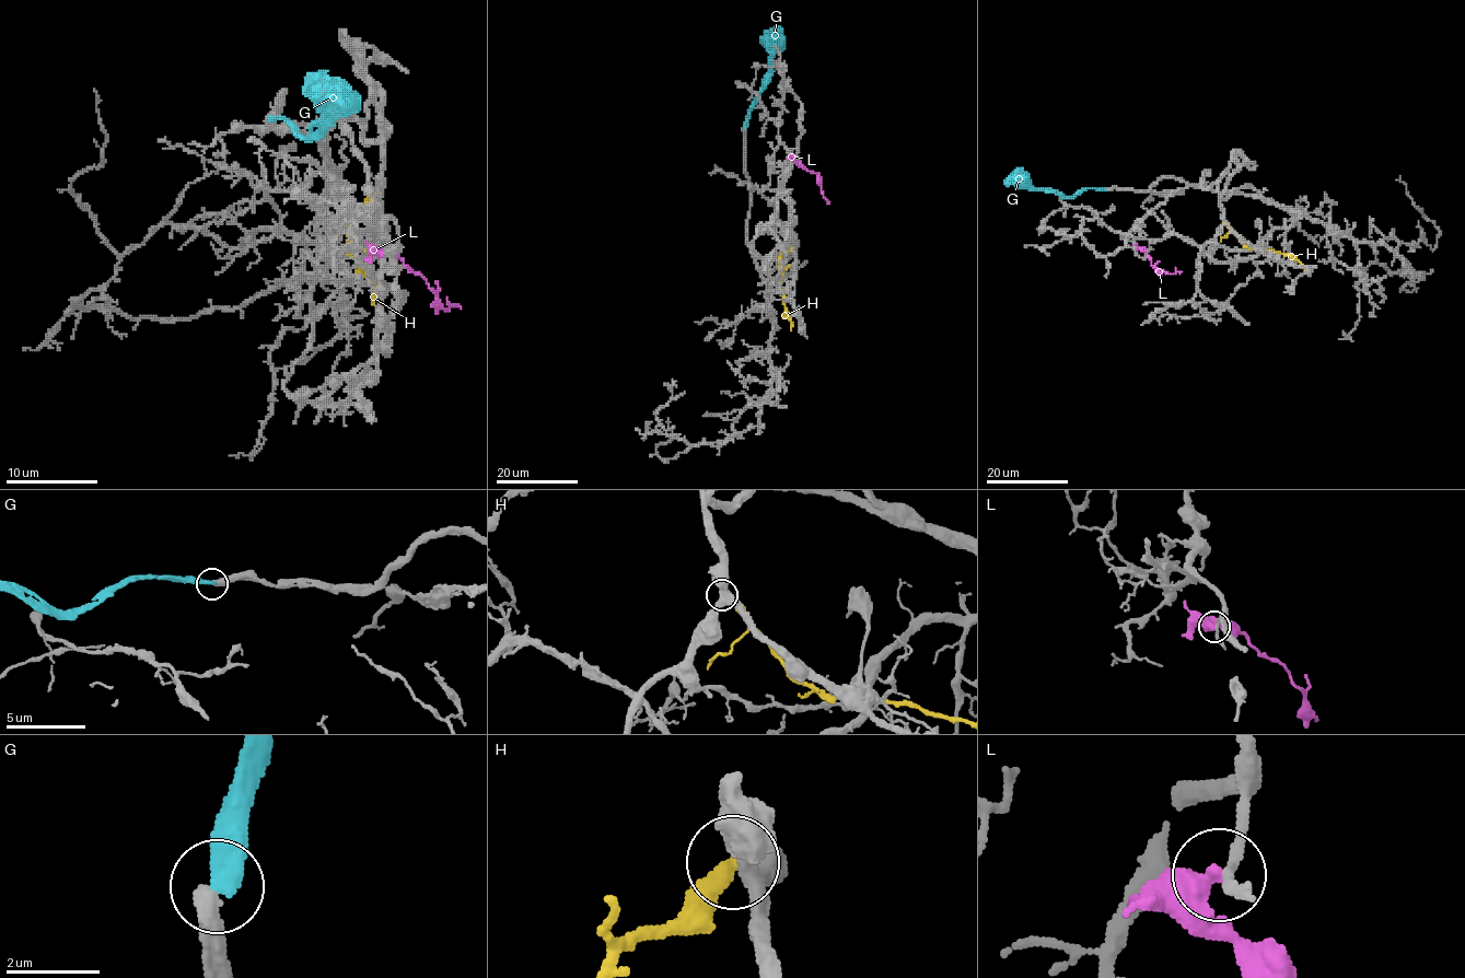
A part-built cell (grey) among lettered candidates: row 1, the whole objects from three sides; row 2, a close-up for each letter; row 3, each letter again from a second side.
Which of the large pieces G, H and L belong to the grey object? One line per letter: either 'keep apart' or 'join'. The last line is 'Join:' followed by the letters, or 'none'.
G: keep apart
H: keep apart
L: keep apart
Join: none

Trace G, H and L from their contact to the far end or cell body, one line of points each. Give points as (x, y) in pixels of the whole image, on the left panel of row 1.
G: (268, 120), (280, 118), (300, 137), (310, 137), (346, 103)
H: (375, 191), (353, 210), (348, 242), (348, 254), (373, 286), (371, 304)
L: (383, 254), (394, 254), (417, 272), (435, 292), (442, 309), (456, 304), (461, 309)

